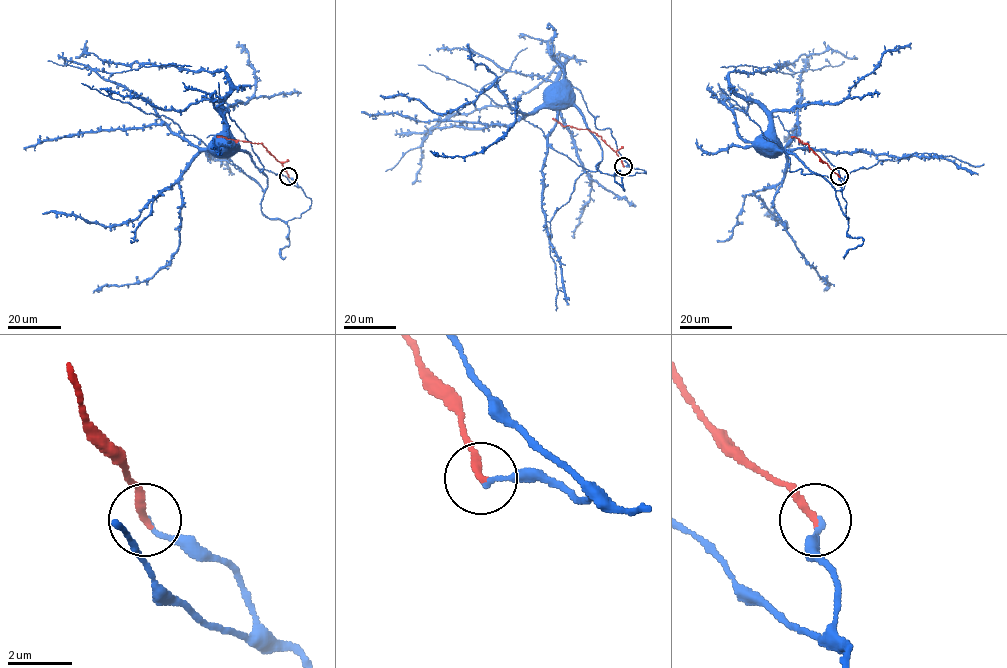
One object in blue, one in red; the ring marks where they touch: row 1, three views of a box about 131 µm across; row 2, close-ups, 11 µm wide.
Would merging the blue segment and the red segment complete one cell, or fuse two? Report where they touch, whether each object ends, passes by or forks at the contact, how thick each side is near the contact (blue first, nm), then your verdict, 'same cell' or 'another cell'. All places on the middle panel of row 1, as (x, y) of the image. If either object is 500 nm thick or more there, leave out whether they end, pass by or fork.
(623, 166) | blue ends | red ends | 150/260 nm | same cell

